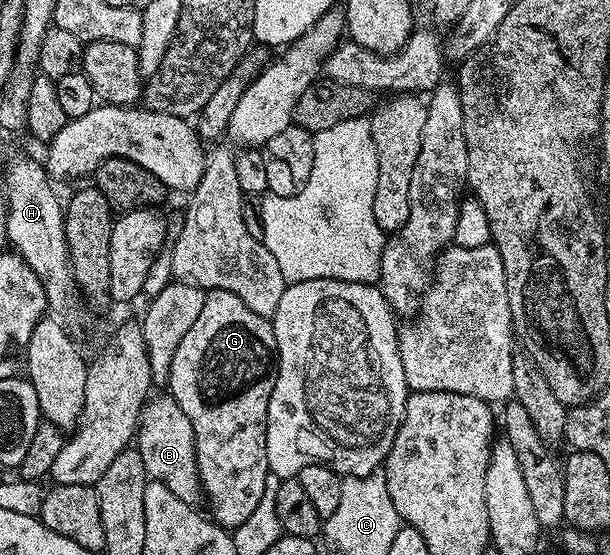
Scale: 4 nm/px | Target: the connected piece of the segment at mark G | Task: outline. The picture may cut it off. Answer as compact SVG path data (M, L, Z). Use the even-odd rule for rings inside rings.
M224 289L207 293L205 307L173 351L173 363L167 376L169 396L174 399L189 423L193 423L195 458L202 496L211 504L210 516L222 529L234 531L261 503L261 495L267 490L267 412L269 395L273 395L273 383L277 379L277 339L270 320L252 311L245 302Z

